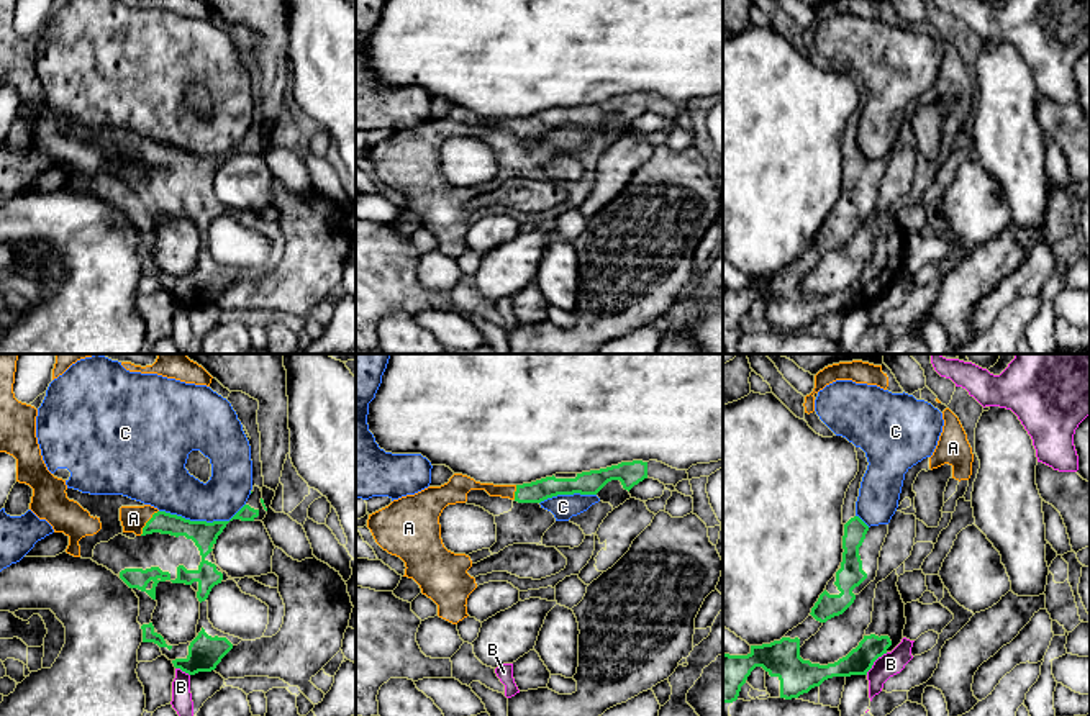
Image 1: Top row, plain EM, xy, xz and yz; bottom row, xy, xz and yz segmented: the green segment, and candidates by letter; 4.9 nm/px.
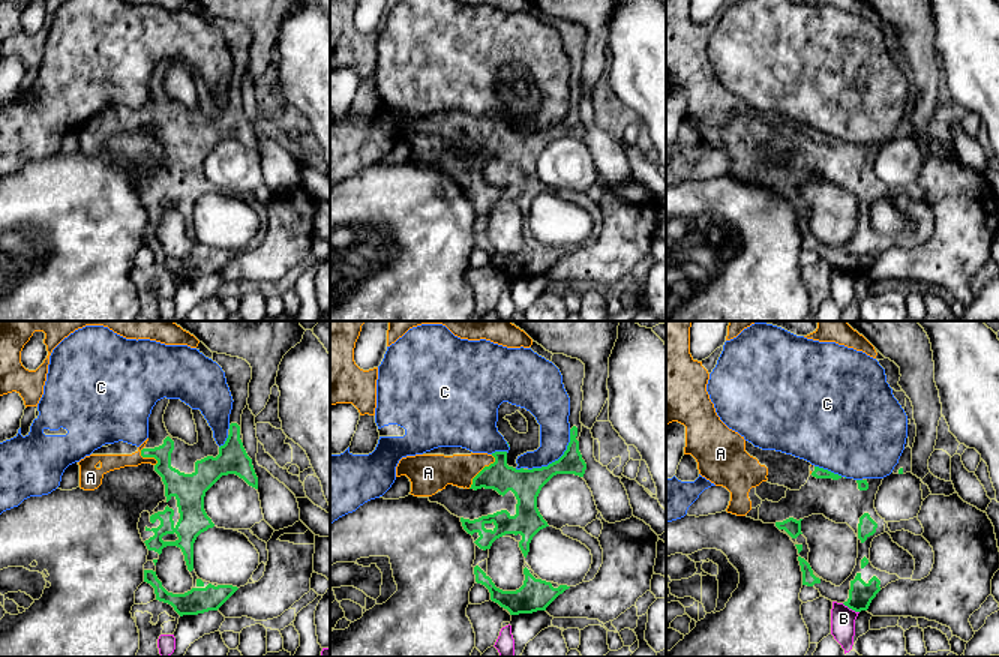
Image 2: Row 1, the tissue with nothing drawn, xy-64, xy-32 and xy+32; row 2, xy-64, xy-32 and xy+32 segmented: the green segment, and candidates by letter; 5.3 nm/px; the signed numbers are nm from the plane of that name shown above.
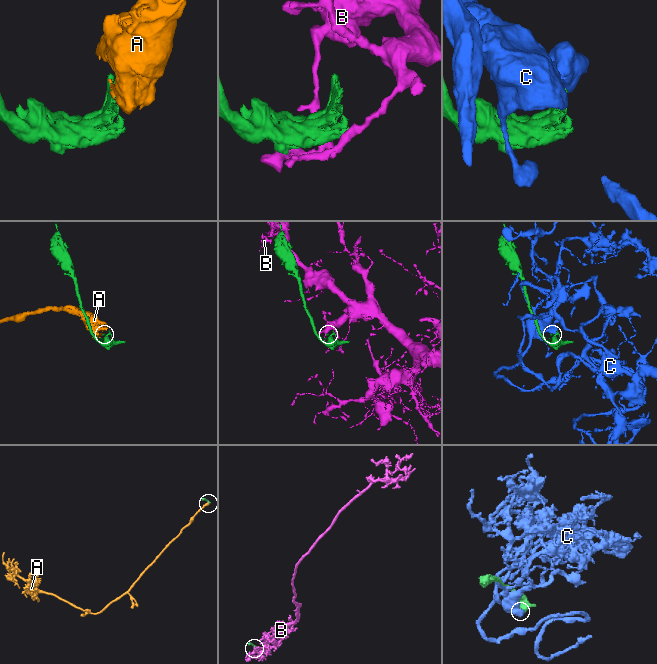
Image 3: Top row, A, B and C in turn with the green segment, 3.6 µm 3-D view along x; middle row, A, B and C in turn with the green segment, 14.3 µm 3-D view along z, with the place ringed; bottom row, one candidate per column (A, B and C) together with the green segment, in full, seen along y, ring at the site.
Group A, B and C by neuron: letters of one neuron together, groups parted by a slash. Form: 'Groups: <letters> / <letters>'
Groups: A / B / C

